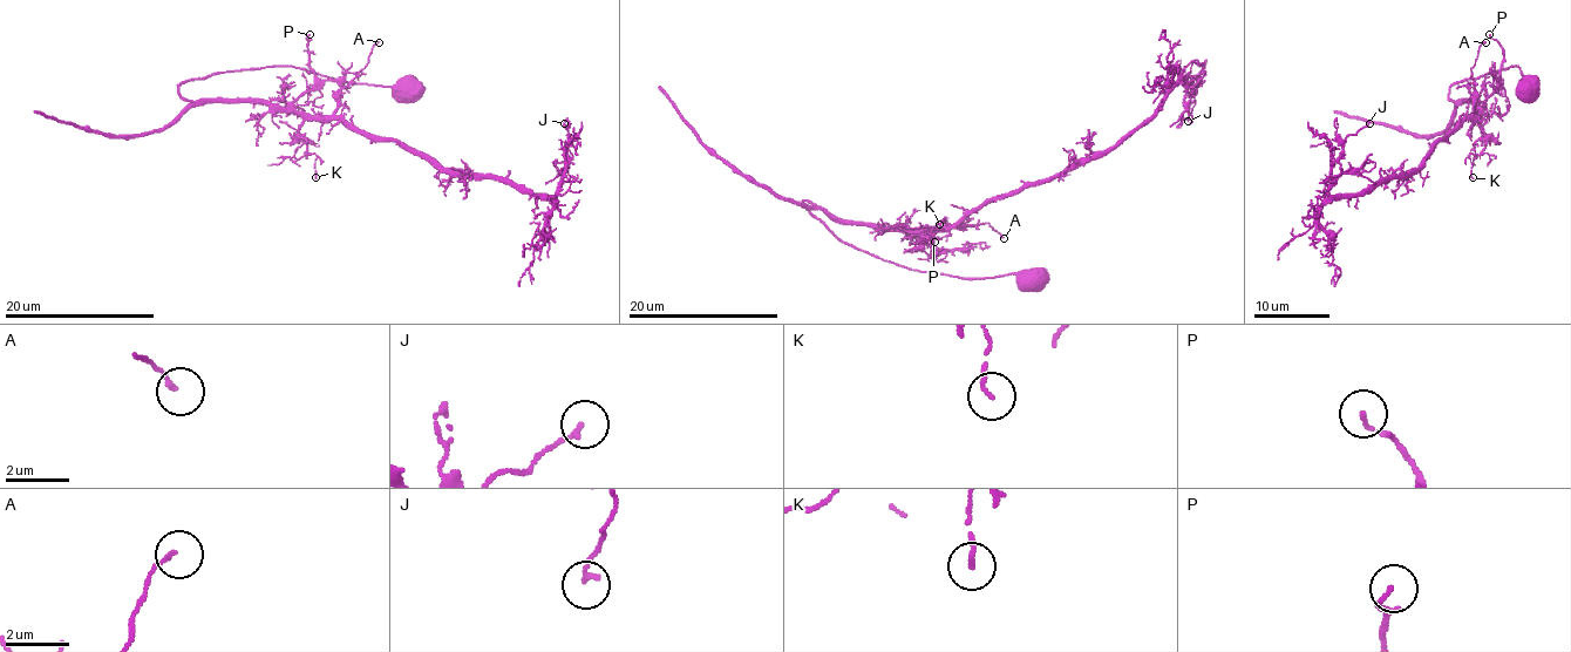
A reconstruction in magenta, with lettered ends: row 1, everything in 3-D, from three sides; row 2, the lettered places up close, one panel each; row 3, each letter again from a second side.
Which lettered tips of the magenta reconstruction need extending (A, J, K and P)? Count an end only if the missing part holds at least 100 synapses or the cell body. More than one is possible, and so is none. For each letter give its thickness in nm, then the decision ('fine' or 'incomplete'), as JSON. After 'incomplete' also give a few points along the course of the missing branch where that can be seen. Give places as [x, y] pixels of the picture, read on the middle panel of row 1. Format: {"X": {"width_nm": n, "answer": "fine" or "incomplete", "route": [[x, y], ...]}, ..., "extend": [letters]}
{"A": {"width_nm": 120, "answer": "fine"}, "J": {"width_nm": 170, "answer": "fine"}, "K": {"width_nm": 130, "answer": "fine"}, "P": {"width_nm": 110, "answer": "fine"}, "extend": []}

